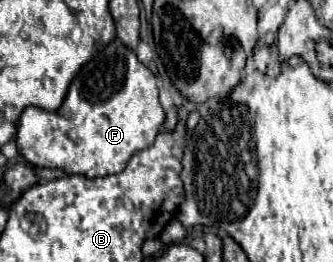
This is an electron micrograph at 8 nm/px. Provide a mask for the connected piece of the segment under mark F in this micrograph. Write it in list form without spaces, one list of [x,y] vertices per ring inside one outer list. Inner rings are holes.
[[[114,39],[98,55],[94,55],[70,83],[64,103],[56,111],[44,111],[26,107],[20,115],[20,129],[16,129],[16,147],[26,163],[34,167],[62,169],[68,175],[106,177],[122,173],[128,159],[146,147],[150,147],[164,123],[164,109],[158,99],[158,87],[154,73],[138,61],[136,53],[128,49],[120,39]]]

